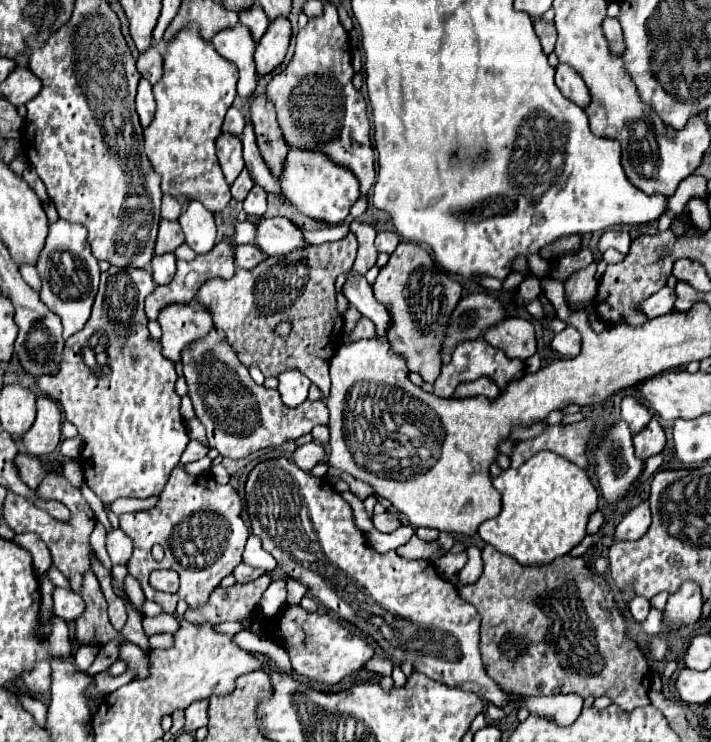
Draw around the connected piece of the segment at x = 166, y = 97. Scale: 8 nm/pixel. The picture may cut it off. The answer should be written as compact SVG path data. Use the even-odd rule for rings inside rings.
M190 24L182 28L182 32L164 48L164 76L160 82L154 84L154 98L156 98L156 114L148 128L144 128L144 148L148 154L148 160L152 162L154 170L162 176L162 192L176 198L182 206L190 200L198 198L212 214L222 212L230 196L230 186L224 180L224 174L220 170L214 142L222 134L222 122L226 110L232 106L236 98L236 80L238 80L238 68L222 58L210 42L204 42L198 34L198 26ZM188 178L194 178L192 186L194 190L188 190Z

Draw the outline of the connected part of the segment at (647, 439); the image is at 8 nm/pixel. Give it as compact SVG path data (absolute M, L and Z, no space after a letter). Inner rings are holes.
M652 420L640 434L634 436L634 450L642 460L660 454L664 450L664 444L666 444L666 436L658 420Z

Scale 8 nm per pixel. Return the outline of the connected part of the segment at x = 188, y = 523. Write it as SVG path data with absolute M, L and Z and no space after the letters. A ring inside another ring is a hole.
M180 464L172 472L178 474L178 480L166 484L160 502L152 510L120 516L120 528L134 540L134 554L126 568L140 582L146 600L160 604L168 614L174 614L178 600L184 600L190 608L202 608L220 580L242 562L242 550L250 536L240 516L242 502L230 484L222 486L210 474L190 476ZM154 544L164 546L166 556L162 562L156 562L150 554ZM156 568L172 568L180 574L180 590L176 594L158 592L148 584L148 574Z

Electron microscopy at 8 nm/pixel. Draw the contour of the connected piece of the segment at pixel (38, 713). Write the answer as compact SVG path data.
M18 696L18 700L22 700L24 710L28 710L40 726L46 724L46 710L48 710L48 706L44 702L40 702L36 698L30 698L30 696Z

